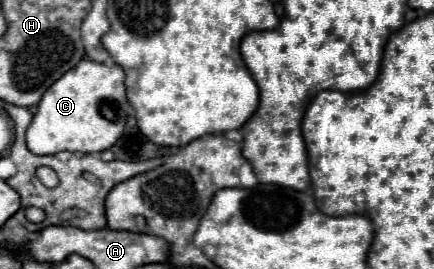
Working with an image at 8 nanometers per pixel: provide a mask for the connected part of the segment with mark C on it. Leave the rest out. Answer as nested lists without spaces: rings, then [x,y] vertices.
[[[81,59],[57,79],[39,101],[39,109],[27,129],[27,147],[35,155],[57,155],[61,151],[99,153],[117,143],[125,131],[125,71],[119,65],[105,65]]]

